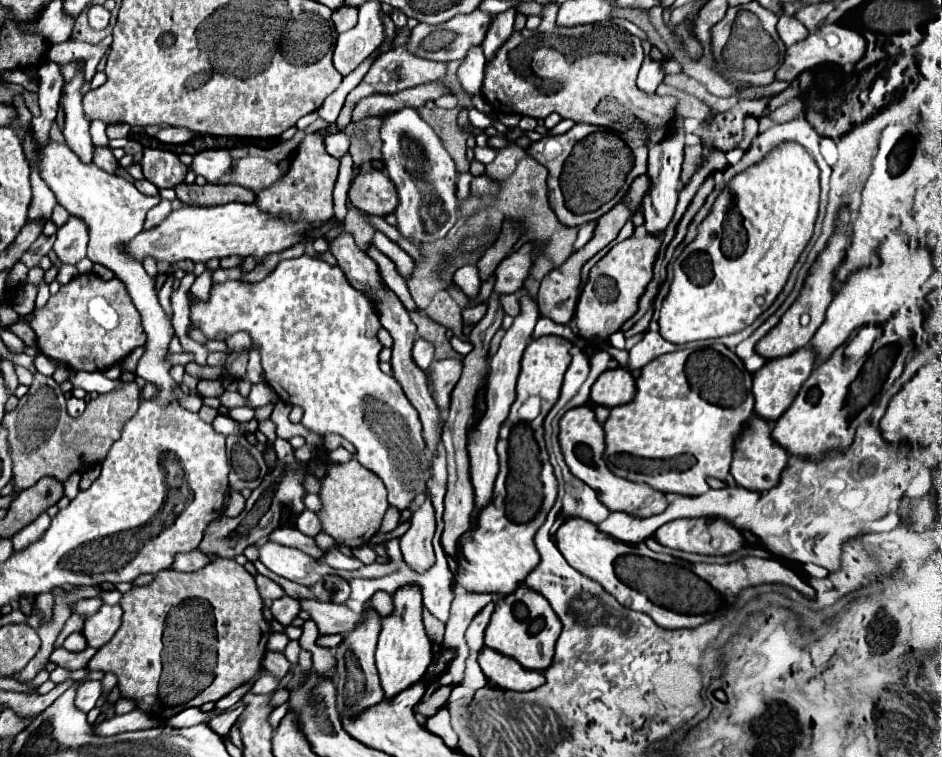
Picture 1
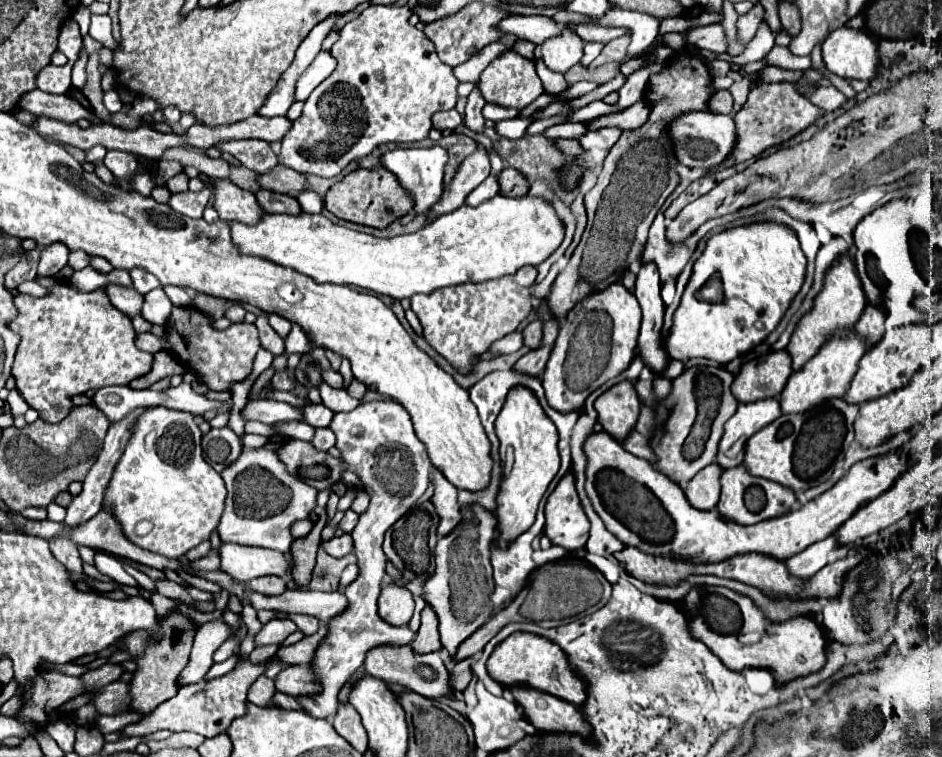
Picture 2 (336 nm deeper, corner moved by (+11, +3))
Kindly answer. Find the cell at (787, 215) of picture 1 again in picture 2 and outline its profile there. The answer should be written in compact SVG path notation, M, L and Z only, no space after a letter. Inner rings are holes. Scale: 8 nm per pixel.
M754 223L746 227L726 229L708 239L708 247L694 263L694 271L690 283L682 295L680 307L674 313L674 325L666 339L666 349L672 359L710 359L720 365L728 365L730 361L742 357L756 345L760 345L782 321L788 311L792 299L798 295L806 277L806 257L800 249L800 243L784 225L778 223ZM712 279L718 279L722 285L722 299L708 301L700 297L700 289L706 287Z

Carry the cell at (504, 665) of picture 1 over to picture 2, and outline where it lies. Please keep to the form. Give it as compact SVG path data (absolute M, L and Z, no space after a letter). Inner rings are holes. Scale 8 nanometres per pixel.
M510 689L518 705L524 709L528 721L538 731L554 731L554 733L572 733L582 735L582 739L590 739L590 725L584 721L578 707L556 699L548 693L536 689Z

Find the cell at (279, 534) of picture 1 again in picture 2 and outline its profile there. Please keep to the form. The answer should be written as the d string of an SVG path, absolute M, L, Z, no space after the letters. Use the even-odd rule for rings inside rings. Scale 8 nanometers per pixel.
M344 533L342 537L334 537L330 541L324 541L322 547L332 557L344 557L352 551L352 537L348 533Z

